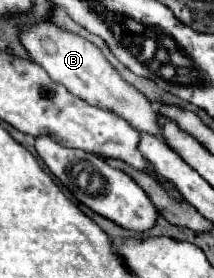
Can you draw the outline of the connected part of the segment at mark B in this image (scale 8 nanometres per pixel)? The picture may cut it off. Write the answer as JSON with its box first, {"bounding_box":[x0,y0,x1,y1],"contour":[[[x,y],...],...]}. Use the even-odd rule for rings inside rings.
{"bounding_box":[22,22,166,142],"contour":[[[46,22],[46,24],[36,24],[36,26],[28,28],[26,32],[22,32],[22,44],[28,50],[30,58],[36,64],[40,64],[54,82],[66,86],[68,92],[72,92],[78,98],[84,98],[88,104],[114,112],[116,116],[120,116],[128,124],[132,124],[138,132],[146,132],[146,134],[156,136],[158,140],[166,142],[166,138],[162,136],[162,130],[158,126],[158,114],[152,108],[152,102],[144,94],[140,94],[134,86],[130,86],[110,66],[110,62],[102,56],[102,52],[92,42],[58,28],[54,22]]]}

